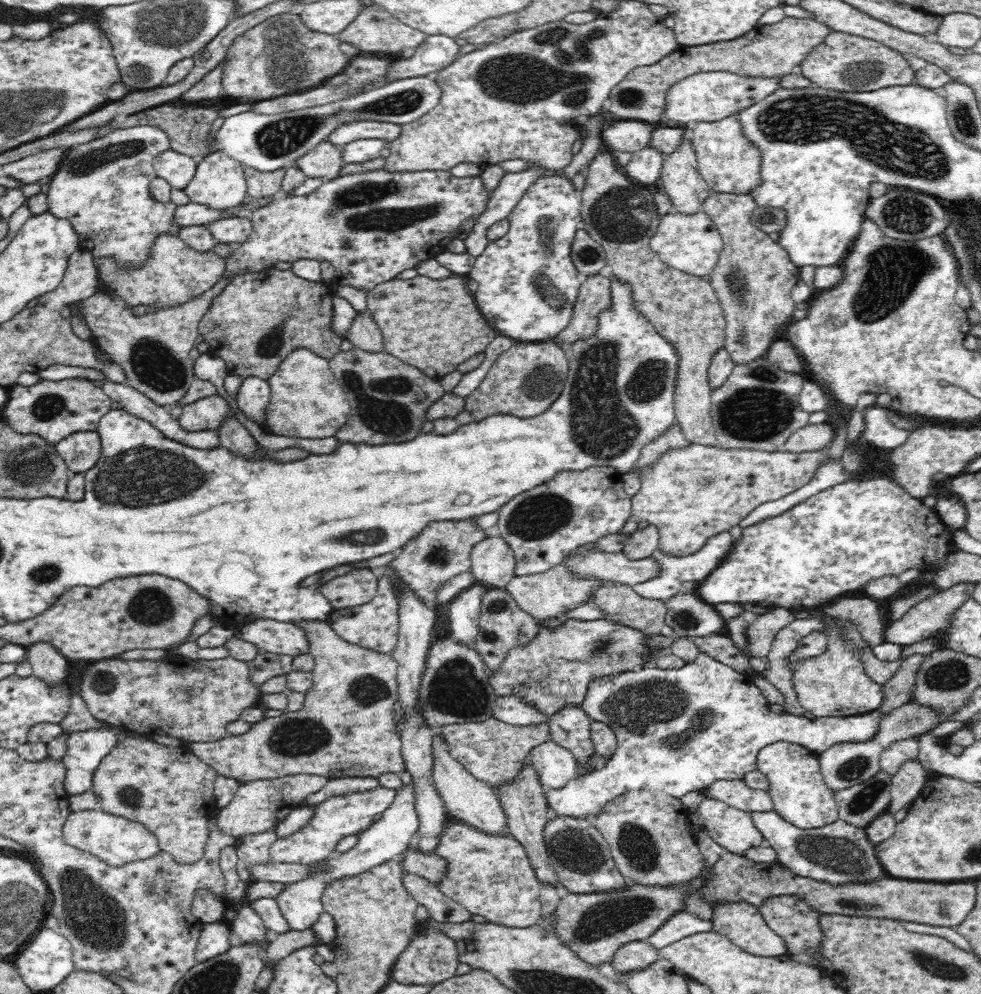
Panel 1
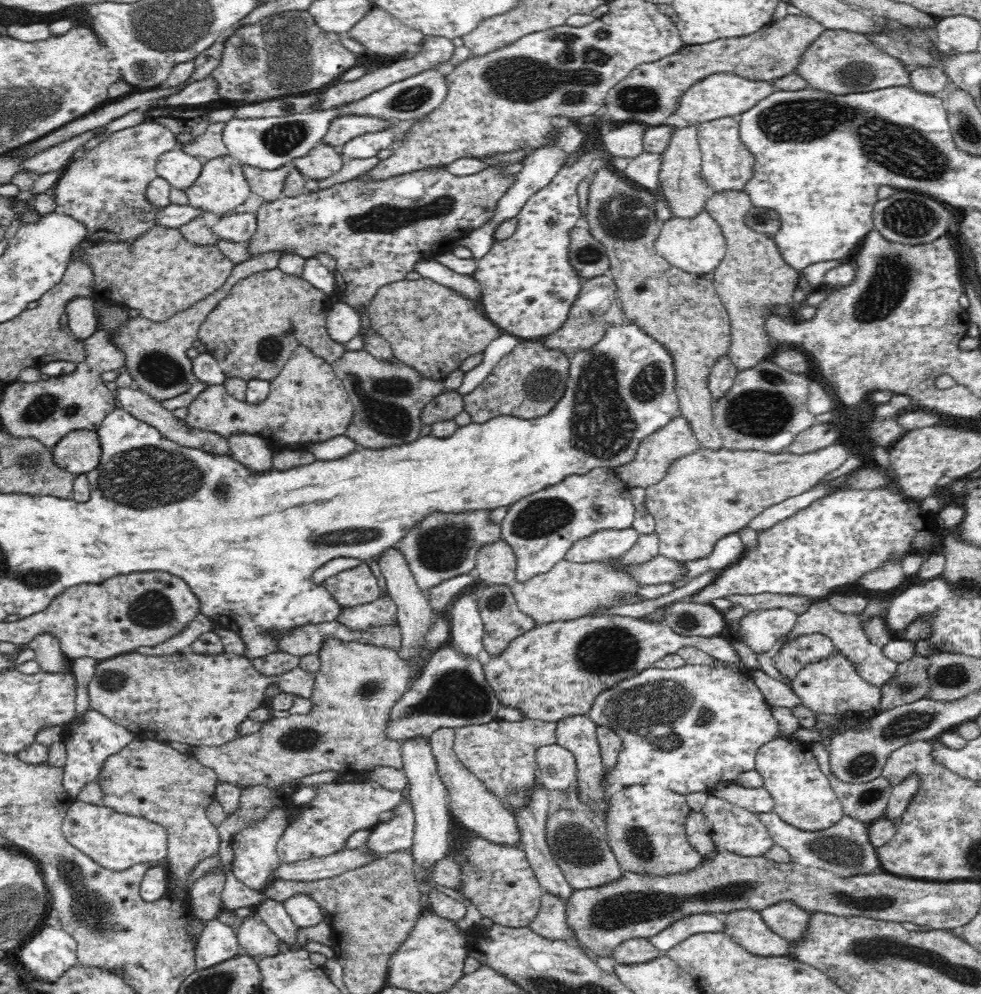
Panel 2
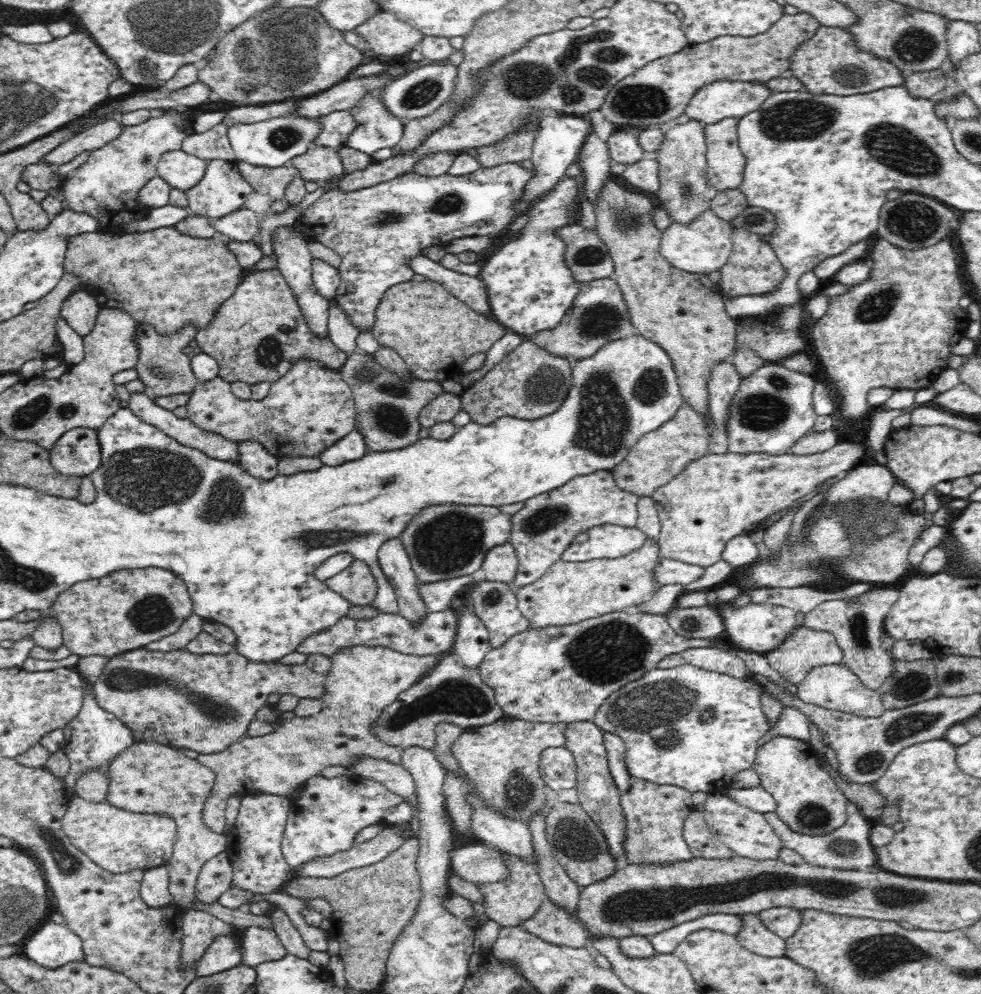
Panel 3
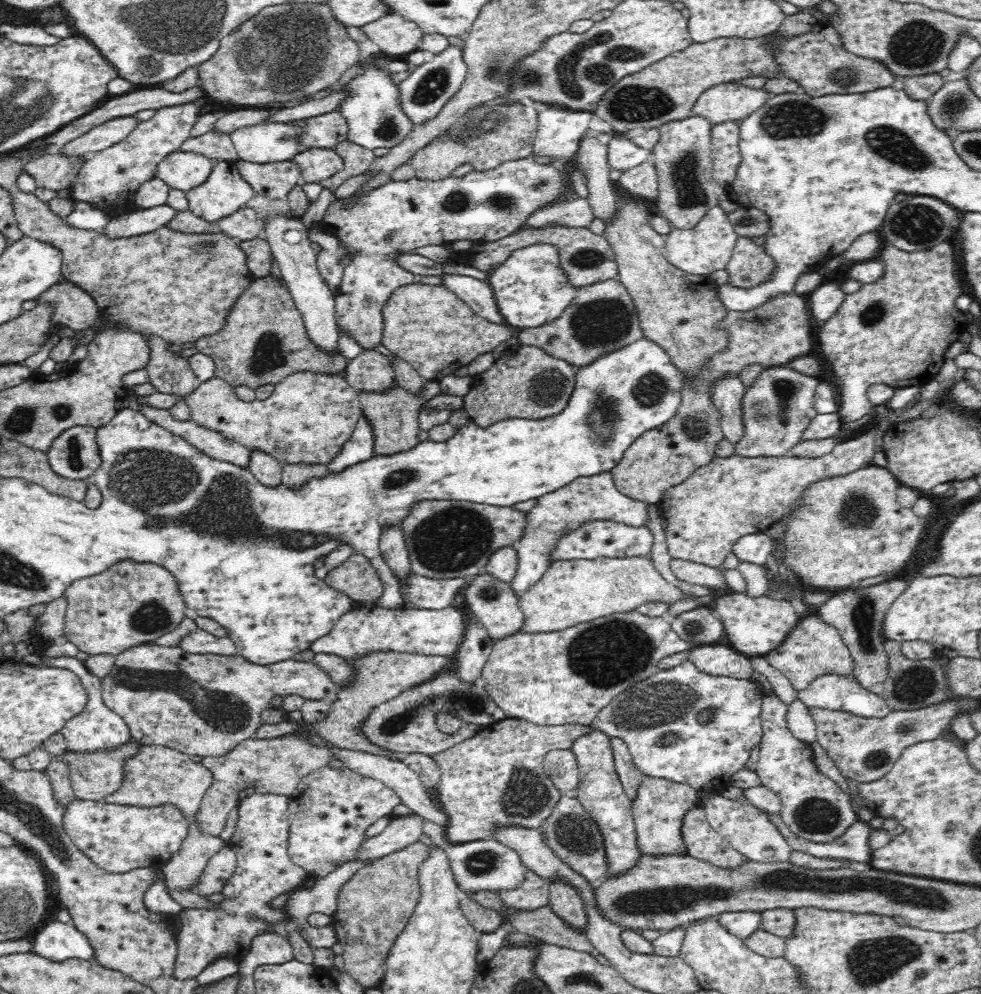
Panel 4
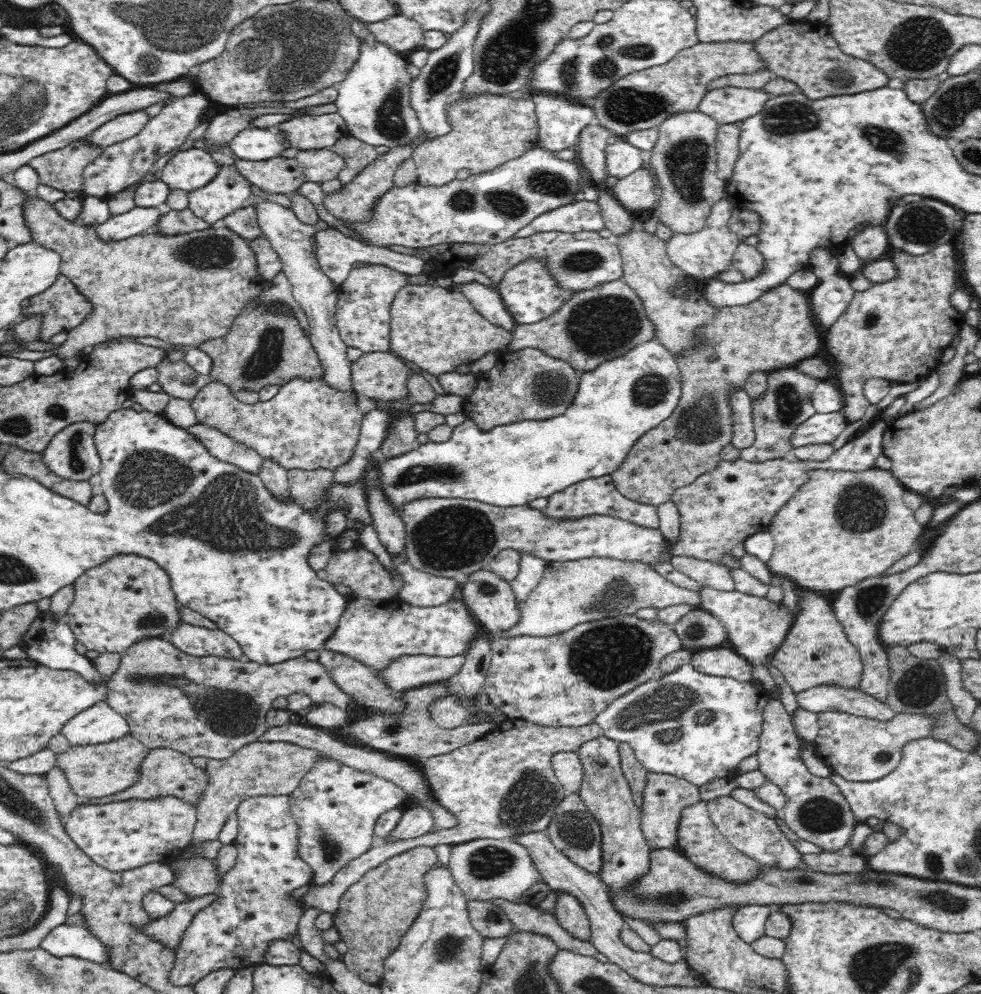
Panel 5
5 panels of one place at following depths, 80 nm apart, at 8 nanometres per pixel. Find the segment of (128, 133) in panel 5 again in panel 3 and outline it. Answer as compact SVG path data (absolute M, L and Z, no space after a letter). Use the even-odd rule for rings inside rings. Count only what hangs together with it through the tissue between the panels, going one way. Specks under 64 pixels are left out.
M120 118L108 119L88 130L83 130L75 134L67 142L60 144L55 150L43 156L45 162L50 164L66 164L72 158L76 158L78 154L90 153L108 146L112 140L120 138L122 132L128 128L121 124Z

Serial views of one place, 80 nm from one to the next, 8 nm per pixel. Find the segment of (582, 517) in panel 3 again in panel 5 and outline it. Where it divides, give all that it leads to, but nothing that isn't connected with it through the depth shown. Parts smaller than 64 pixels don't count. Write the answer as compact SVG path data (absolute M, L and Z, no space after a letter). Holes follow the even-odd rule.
M611 475L591 478L553 494L549 497L548 507L543 512L553 518L580 518L592 514L606 514L648 528L658 528L660 524L657 506L634 502L626 498L616 488ZM521 554L519 573L514 581L509 583L517 604L528 602L528 598L542 580L547 563L547 561L531 554Z

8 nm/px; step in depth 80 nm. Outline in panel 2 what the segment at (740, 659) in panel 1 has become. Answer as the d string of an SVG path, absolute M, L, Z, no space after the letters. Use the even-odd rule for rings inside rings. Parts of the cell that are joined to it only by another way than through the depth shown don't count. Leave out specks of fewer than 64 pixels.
M618 614L586 616L570 622L537 625L528 633L516 636L501 654L485 654L481 661L486 681L494 689L501 705L520 709L523 719L526 720L558 723L560 720L574 718L574 716L588 717L596 697L601 692L610 690L621 680L626 680L648 667L654 667L654 664L664 656L677 654L678 650L686 646L698 648L720 661L744 666L734 651L732 642L723 637L682 636L674 633L664 620L663 622L646 621L646 618L632 618Z

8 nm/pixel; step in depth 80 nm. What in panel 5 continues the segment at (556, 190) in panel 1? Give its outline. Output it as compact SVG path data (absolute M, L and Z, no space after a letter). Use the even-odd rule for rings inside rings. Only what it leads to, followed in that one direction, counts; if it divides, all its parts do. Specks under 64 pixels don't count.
M532 259L513 266L496 289L517 324L532 324L544 320L573 296L572 291L556 286L556 281L552 279L546 267L542 267L540 261L532 261Z

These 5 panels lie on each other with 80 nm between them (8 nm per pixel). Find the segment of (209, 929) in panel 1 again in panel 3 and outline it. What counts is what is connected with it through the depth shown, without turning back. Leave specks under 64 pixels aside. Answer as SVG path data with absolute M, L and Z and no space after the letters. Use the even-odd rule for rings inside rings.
M218 937L195 968L196 976L212 976L241 964L241 952L232 937Z

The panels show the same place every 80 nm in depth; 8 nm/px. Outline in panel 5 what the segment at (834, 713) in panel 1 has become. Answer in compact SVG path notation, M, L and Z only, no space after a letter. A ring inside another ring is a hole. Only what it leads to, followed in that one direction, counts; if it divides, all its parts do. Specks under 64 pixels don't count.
M832 685L817 686L798 693L796 702L800 708L813 713L843 712L879 722L890 722L897 716L887 703L880 702L865 691Z

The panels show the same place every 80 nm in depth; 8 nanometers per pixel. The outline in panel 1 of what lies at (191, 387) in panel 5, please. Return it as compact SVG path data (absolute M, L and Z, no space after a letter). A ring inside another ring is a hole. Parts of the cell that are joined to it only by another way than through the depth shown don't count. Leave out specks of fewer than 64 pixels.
M240 274L224 275L210 290L186 304L143 316L132 315L131 306L120 297L99 291L79 301L79 304L81 312L85 312L83 317L92 331L95 346L107 352L113 362L124 369L128 385L160 406L170 407L197 380L193 369L195 360L190 359L188 352L194 348L202 317L208 312L213 300L236 275Z

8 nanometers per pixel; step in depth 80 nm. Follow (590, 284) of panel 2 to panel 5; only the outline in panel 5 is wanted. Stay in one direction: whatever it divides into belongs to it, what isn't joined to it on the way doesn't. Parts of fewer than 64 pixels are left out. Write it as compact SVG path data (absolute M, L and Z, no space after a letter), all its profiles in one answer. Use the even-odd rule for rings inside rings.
M623 279L595 289L573 293L554 314L532 324L517 324L505 351L537 348L544 354L565 360L578 373L597 369L603 362L624 356L641 342L657 338L656 325L648 318L638 294Z

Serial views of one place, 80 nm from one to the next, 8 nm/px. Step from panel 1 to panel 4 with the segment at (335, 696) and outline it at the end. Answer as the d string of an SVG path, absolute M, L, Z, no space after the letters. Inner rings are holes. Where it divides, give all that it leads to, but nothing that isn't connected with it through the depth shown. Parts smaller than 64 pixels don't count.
M386 652L386 654L372 654L368 658L352 659L353 666L357 670L357 681L353 685L342 687L339 690L339 697L331 704L330 716L320 724L306 724L303 720L298 722L301 726L309 726L312 733L323 736L333 746L346 748L348 750L360 750L372 754L381 754L391 759L402 759L400 753L370 742L362 734L361 729L370 716L373 709L387 703L402 694L404 690L418 686L420 683L433 679L436 675L449 671L457 663L454 657L444 656L423 656L420 654ZM286 735L273 739L248 739L221 757L202 757L202 764L212 773L212 784L204 792L196 816L200 833L219 836L225 827L228 813L248 795L272 793L289 797L300 779L326 766L334 759L328 747L316 747L298 735Z

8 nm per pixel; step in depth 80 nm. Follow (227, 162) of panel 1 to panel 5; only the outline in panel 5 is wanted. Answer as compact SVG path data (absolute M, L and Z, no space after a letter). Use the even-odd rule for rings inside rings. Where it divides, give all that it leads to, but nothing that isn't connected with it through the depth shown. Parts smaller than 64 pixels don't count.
M224 165L220 174L202 188L189 192L189 207L194 214L210 223L212 226L221 224L223 218L232 214L235 210L242 208L244 200L248 200L252 194L251 183L234 166Z

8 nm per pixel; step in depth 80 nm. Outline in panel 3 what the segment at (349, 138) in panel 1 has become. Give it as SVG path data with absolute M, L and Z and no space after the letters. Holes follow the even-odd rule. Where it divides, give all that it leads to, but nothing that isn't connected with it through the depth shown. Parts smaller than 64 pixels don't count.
M344 110L328 114L324 117L319 117L316 120L321 125L321 132L313 141L313 146L316 147L330 147L331 149L340 148L347 143L348 136L350 136L350 134L357 127L355 119L351 116L351 114L349 114L348 111Z

